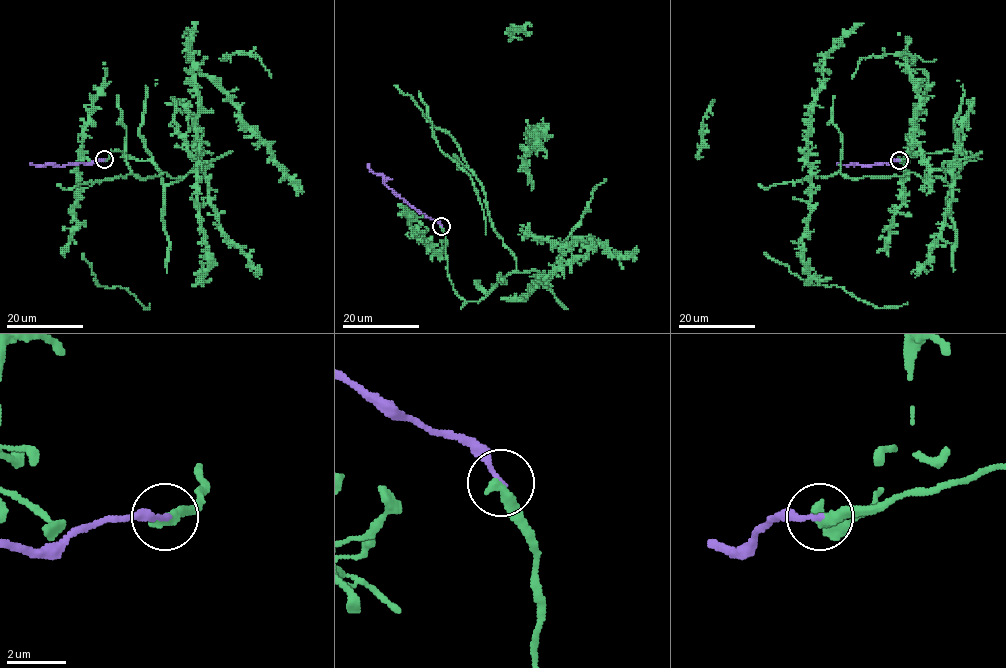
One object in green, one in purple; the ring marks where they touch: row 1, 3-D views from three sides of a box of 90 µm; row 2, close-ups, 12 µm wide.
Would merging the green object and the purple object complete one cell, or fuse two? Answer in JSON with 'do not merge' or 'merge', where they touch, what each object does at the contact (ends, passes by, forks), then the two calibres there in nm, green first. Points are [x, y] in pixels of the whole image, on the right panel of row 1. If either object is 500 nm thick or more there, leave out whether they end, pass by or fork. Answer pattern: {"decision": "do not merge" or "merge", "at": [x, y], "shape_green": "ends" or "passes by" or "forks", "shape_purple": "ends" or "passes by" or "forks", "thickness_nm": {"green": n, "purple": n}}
{"decision": "merge", "at": [899, 160], "shape_green": "ends", "shape_purple": "ends", "thickness_nm": {"green": 360, "purple": 190}}

